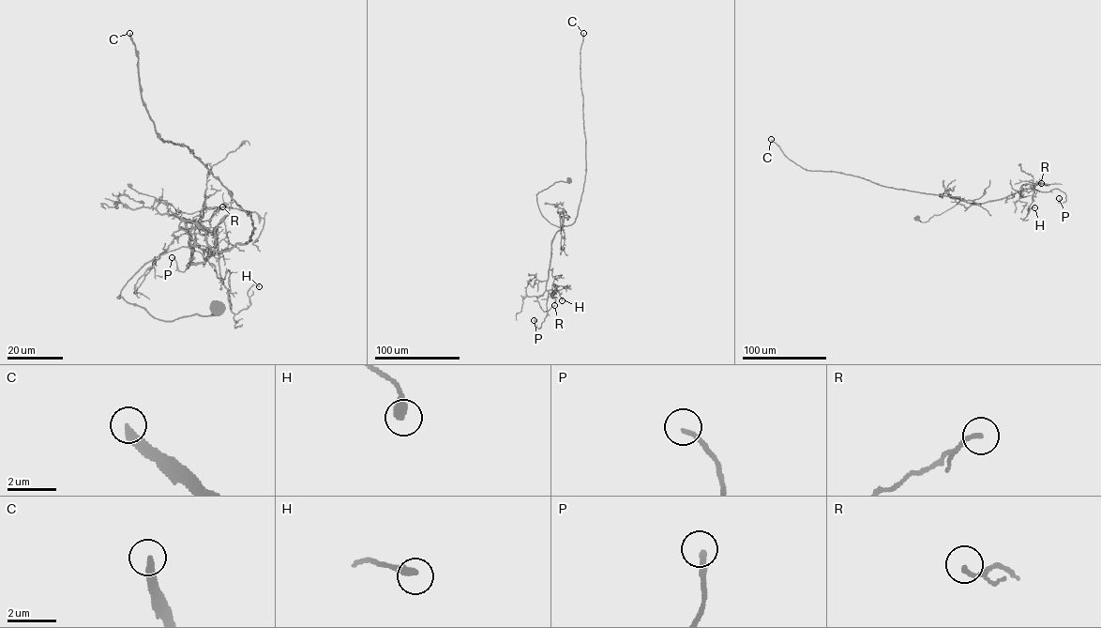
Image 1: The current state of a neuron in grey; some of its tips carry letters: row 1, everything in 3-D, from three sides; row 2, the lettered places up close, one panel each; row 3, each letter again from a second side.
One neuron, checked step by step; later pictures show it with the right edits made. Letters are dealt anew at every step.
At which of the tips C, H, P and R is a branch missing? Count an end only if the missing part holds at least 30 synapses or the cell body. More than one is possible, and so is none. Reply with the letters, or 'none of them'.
C

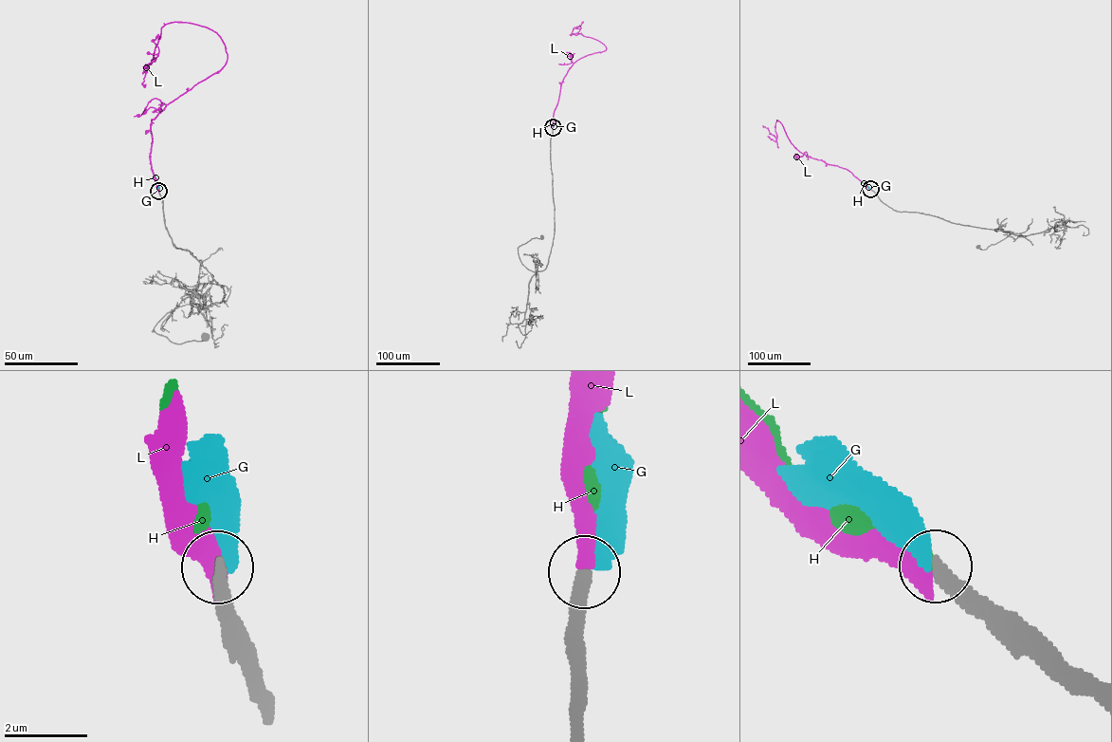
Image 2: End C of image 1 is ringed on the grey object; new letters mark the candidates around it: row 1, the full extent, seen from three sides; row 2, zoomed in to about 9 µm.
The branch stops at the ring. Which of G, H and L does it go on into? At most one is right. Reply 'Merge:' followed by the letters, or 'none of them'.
Merge: H

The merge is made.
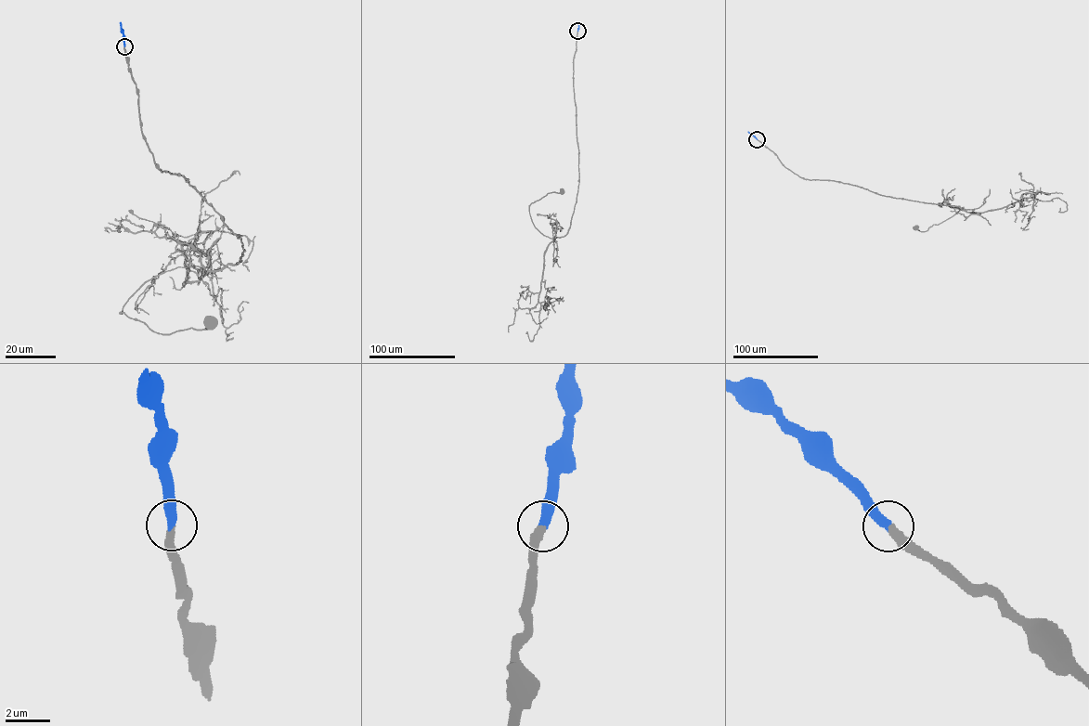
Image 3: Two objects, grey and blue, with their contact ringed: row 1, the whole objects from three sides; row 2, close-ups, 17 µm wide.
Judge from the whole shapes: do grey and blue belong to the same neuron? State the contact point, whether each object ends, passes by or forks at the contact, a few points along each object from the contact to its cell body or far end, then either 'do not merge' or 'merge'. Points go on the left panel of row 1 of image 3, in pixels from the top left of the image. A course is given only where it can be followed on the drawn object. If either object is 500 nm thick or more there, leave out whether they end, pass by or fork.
(124, 46) | grey ends | blue ends | grey via (124, 46), (158, 168), (187, 179), (244, 250), (202, 276), (153, 277), (120, 313), (162, 334), (211, 325) | blue via (124, 46), (120, 22) | merge

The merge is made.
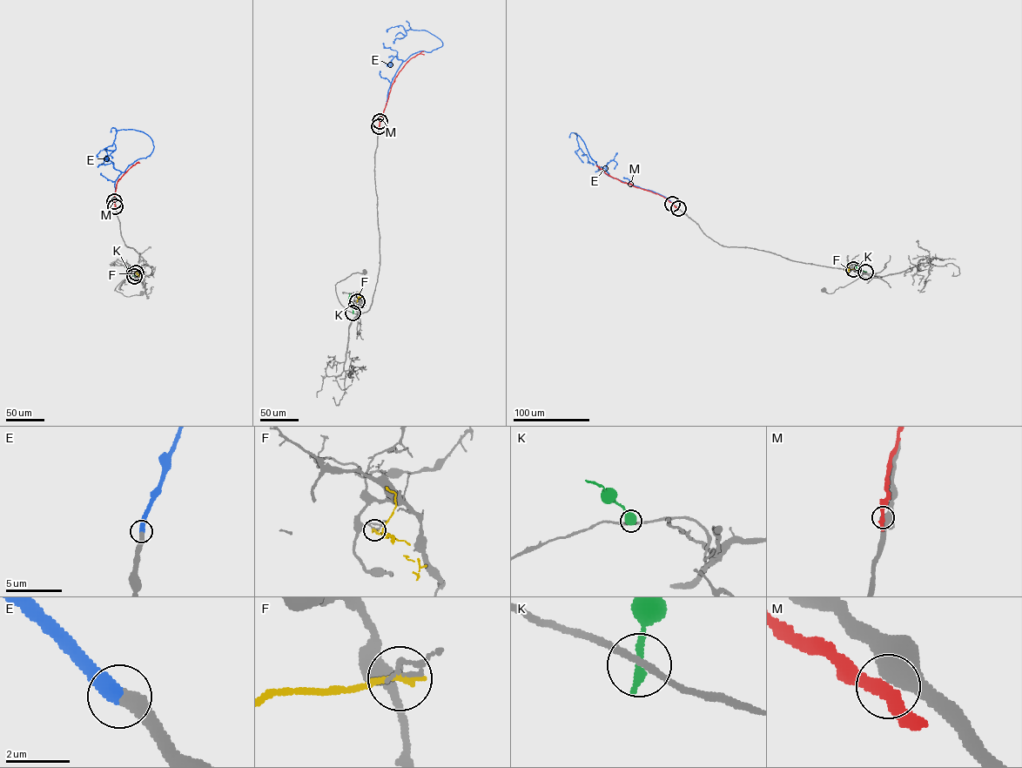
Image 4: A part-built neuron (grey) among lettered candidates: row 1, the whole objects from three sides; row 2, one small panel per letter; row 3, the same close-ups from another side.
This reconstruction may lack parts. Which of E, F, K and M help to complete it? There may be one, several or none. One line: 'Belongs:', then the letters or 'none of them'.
Belongs: E

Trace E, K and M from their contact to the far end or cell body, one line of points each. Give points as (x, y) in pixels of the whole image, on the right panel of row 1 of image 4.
E: (673, 204), (653, 192), (608, 176), (598, 166), (576, 133), (578, 145), (593, 165)
K: (865, 272), (857, 269), (854, 263), (847, 262)
M: (678, 208), (662, 196), (621, 182), (596, 165)

